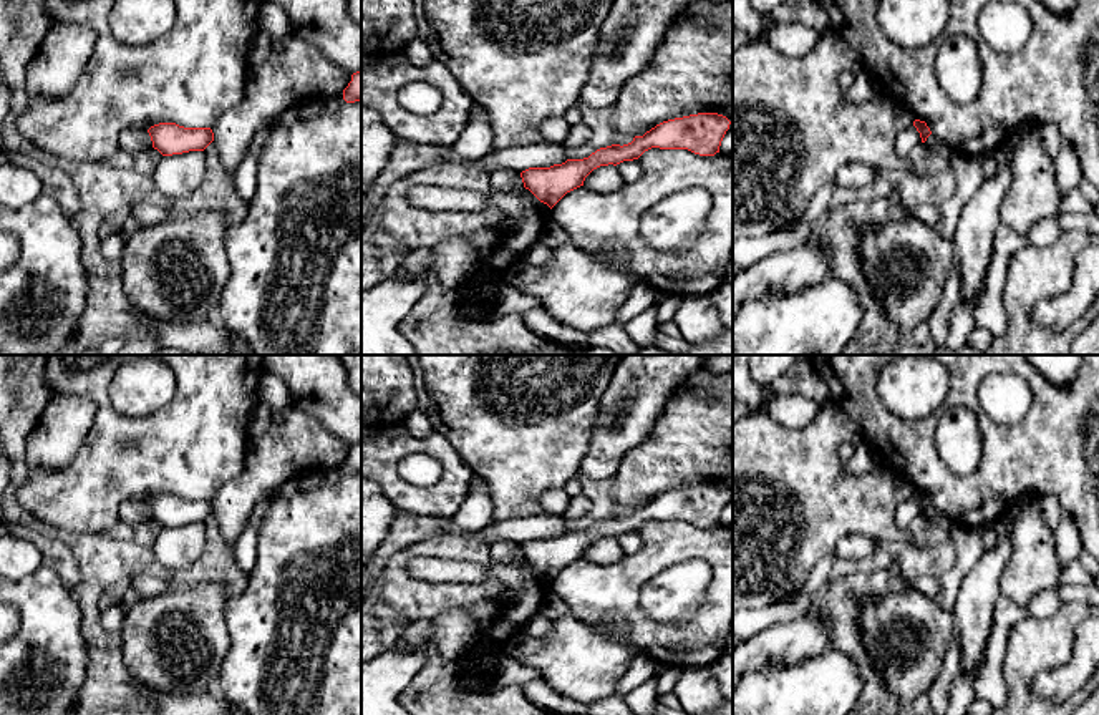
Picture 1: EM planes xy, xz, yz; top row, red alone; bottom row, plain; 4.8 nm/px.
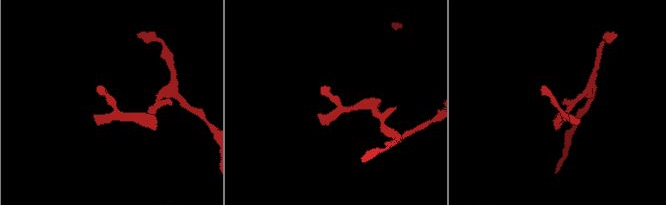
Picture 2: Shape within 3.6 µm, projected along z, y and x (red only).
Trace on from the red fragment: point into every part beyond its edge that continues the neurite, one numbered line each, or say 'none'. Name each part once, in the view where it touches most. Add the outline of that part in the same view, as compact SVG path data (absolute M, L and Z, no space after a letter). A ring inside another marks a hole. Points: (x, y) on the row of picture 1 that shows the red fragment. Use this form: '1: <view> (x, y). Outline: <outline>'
none

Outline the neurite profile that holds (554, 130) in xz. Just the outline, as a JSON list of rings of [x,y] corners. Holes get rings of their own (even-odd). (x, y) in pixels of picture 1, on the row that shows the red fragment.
[[[557,116],[557,118],[545,119],[540,124],[540,133],[547,143],[564,144],[570,131],[570,126],[572,124],[564,116]]]

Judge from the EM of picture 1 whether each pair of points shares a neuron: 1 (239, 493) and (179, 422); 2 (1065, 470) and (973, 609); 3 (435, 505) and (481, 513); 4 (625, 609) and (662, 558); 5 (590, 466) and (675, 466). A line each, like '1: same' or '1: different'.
1: different
2: different
3: different
4: same
5: different

